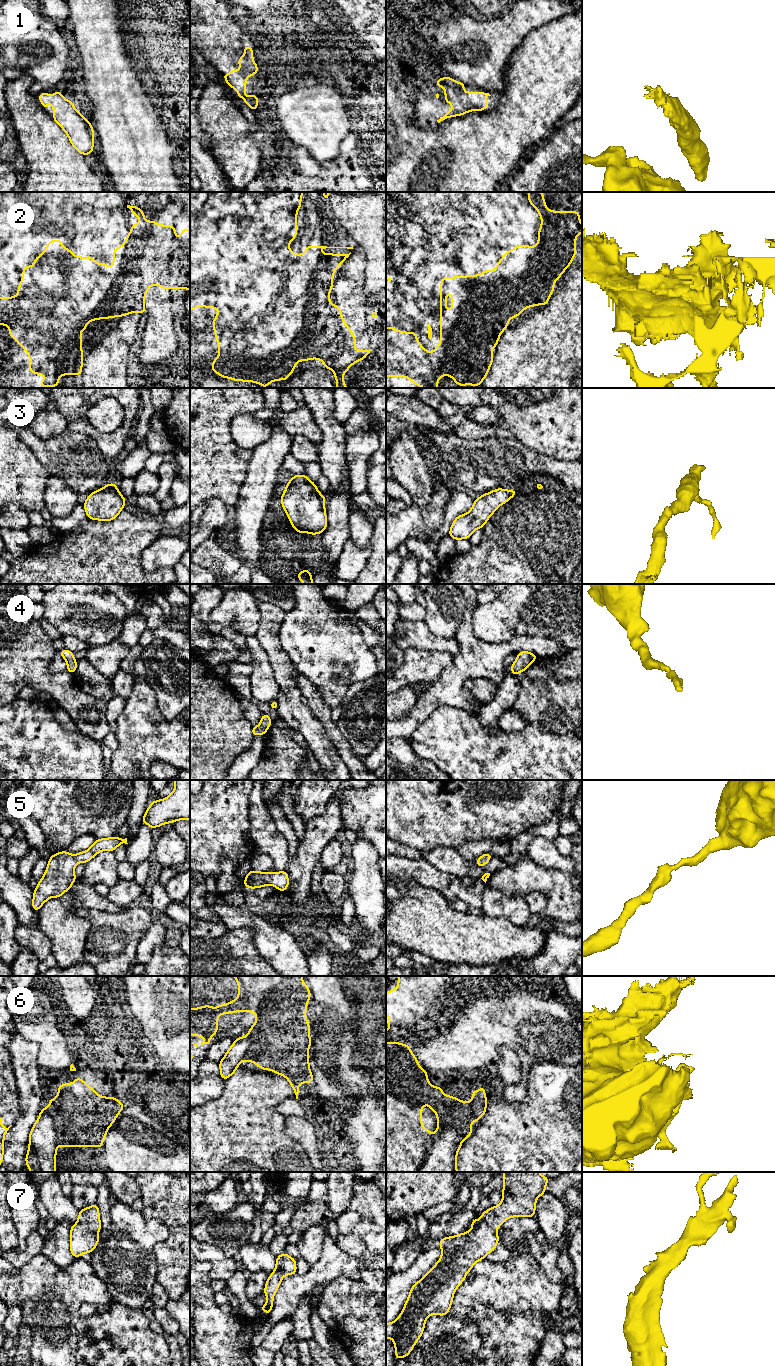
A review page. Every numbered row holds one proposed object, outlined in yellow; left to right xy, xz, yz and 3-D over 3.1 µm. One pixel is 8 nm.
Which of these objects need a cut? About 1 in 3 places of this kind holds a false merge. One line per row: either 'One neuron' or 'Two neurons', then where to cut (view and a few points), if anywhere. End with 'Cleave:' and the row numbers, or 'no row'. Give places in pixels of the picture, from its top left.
1: One neuron. No split
2: Two neurons. Split along xy (90, 256), (94, 283), (110, 286), (112, 296), (136, 311)
3: One neuron. No split
4: One neuron. No split
5: One neuron. No split
6: Two neurons. Split along yz (453, 1123), (446, 1126), (433, 1140), (425, 1161), (416, 1171)
7: One neuron. No split
Cleave: 2, 6

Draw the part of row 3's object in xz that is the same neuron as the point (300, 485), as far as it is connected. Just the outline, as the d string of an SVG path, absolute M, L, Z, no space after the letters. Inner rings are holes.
M294 475L286 484L281 504L295 531L316 535L327 527L326 498L306 475Z

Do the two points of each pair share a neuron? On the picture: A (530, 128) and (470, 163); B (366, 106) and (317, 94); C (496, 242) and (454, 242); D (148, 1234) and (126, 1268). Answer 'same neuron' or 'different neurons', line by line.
A: same neuron
B: different neurons
C: same neuron
D: same neuron

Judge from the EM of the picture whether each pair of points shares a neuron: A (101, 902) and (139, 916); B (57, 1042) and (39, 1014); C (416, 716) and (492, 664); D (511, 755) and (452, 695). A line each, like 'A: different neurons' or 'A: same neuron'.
A: different neurons
B: different neurons
C: same neuron
D: different neurons

